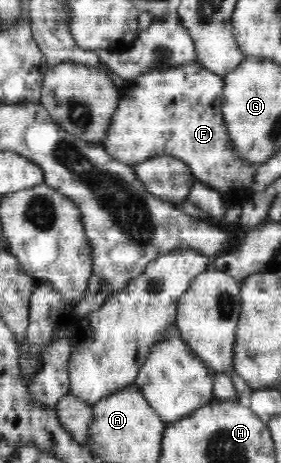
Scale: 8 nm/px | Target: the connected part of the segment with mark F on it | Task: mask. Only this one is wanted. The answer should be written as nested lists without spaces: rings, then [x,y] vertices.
[[[197,63],[145,70],[139,77],[127,81],[101,145],[115,161],[122,161],[125,165],[131,166],[160,154],[180,158],[190,166],[195,180],[218,191],[225,198],[235,194],[237,189],[249,188],[254,182],[256,169],[251,167],[251,164],[243,163],[232,151],[232,143],[228,139],[227,126],[220,107],[223,88],[224,76],[213,73]]]

